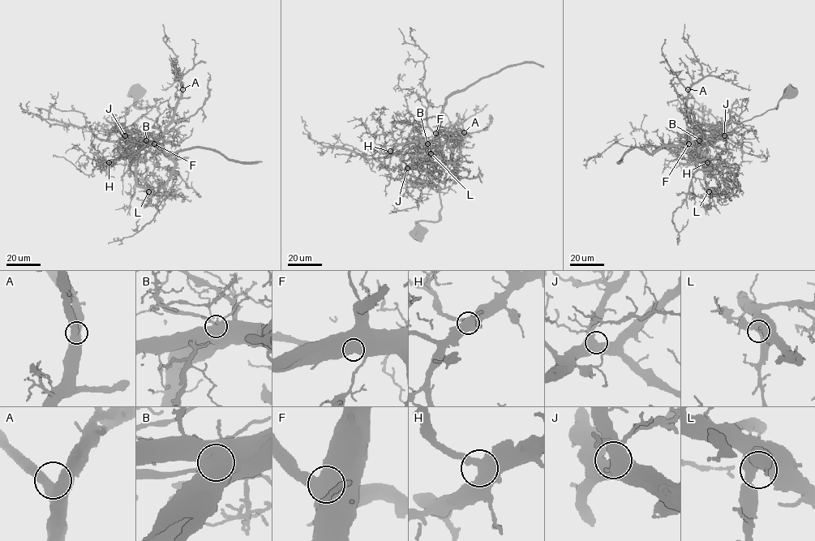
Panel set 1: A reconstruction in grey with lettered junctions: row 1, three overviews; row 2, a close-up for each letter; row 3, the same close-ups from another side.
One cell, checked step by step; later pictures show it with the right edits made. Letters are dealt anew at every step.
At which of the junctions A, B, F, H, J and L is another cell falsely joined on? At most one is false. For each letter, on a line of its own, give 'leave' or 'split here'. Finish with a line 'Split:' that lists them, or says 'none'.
A: leave
B: leave
F: leave
H: leave
J: leave
L: leave
Split: none

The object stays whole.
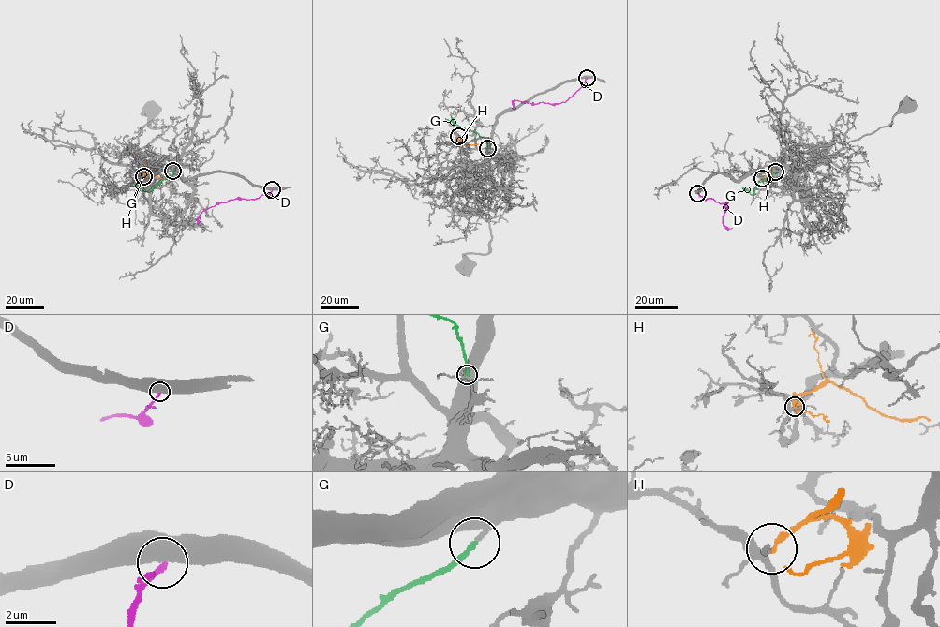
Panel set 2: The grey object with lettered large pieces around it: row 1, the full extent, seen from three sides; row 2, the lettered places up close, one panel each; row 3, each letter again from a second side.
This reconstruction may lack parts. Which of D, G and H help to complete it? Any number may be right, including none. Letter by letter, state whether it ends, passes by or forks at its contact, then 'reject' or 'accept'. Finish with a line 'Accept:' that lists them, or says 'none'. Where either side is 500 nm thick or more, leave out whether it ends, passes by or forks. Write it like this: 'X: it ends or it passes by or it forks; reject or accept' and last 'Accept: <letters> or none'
D: reject
G: it ends; accept
H: it ends; reject
Accept: G

